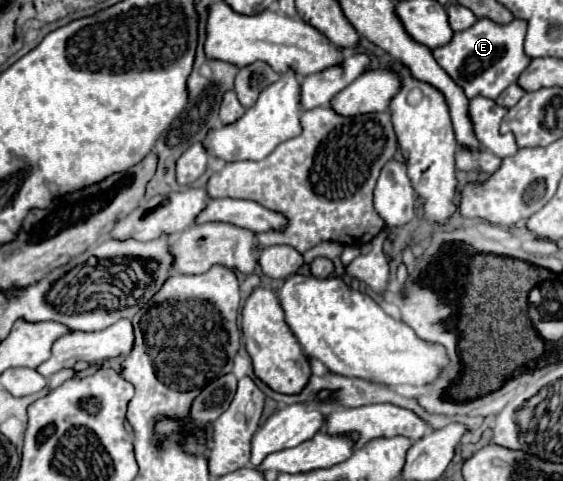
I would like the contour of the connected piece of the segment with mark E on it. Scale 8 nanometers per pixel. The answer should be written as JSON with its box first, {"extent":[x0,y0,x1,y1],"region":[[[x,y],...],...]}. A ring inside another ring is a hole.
{"extent":[435,18,531,100],"region":[[[487,18],[477,20],[471,28],[455,32],[455,40],[447,48],[435,48],[435,60],[447,70],[447,74],[465,90],[467,98],[485,96],[495,100],[519,74],[529,66],[531,58],[523,52],[527,22],[513,18],[509,24],[495,24]]]}

